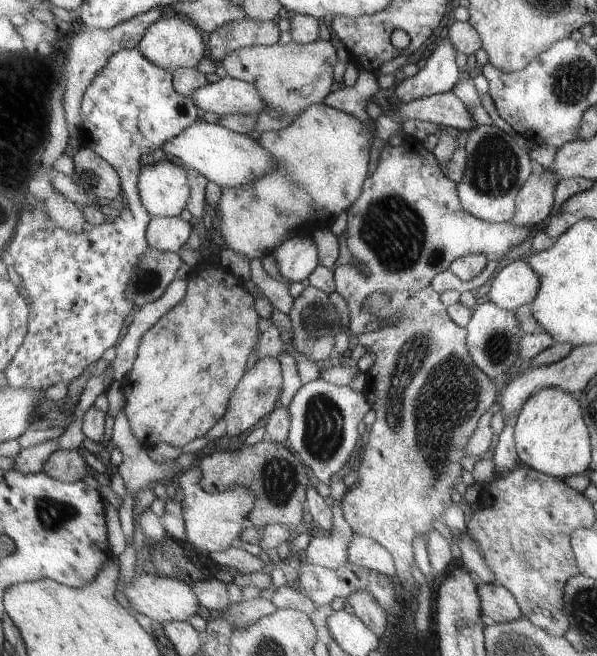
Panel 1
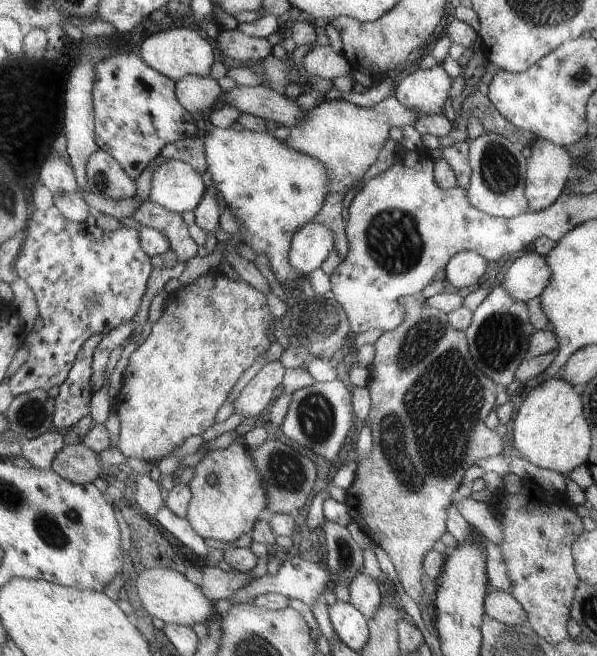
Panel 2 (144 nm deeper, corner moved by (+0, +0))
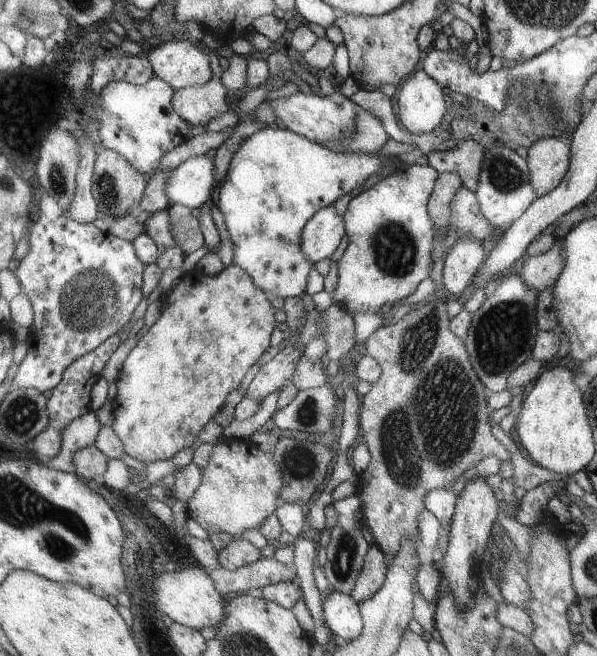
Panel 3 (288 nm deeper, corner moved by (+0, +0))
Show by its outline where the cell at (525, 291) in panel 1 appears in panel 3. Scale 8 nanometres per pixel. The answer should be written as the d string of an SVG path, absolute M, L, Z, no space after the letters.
M555 240L547 252L529 256L515 276L521 278L529 290L539 294L541 290L549 290L553 284L557 284L557 276L561 276L563 268L565 264L561 256L561 240Z

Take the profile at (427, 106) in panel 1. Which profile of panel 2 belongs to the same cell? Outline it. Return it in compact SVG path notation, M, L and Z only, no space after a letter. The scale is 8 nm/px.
M389 96L387 100L379 102L373 108L361 108L343 98L323 100L307 114L309 118L301 126L291 128L291 134L285 142L327 164L331 172L329 194L343 192L347 188L355 188L359 180L367 174L367 170L373 166L373 162L377 162L381 148L391 138L391 130L395 126L405 130L407 126L413 126L421 118L417 110L407 108L397 96L393 98Z

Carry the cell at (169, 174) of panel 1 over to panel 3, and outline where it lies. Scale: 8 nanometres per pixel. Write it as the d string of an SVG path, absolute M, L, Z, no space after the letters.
M197 156L183 162L167 178L165 194L171 200L171 206L183 204L191 210L201 210L211 194L217 194L215 188L215 160L209 156Z

